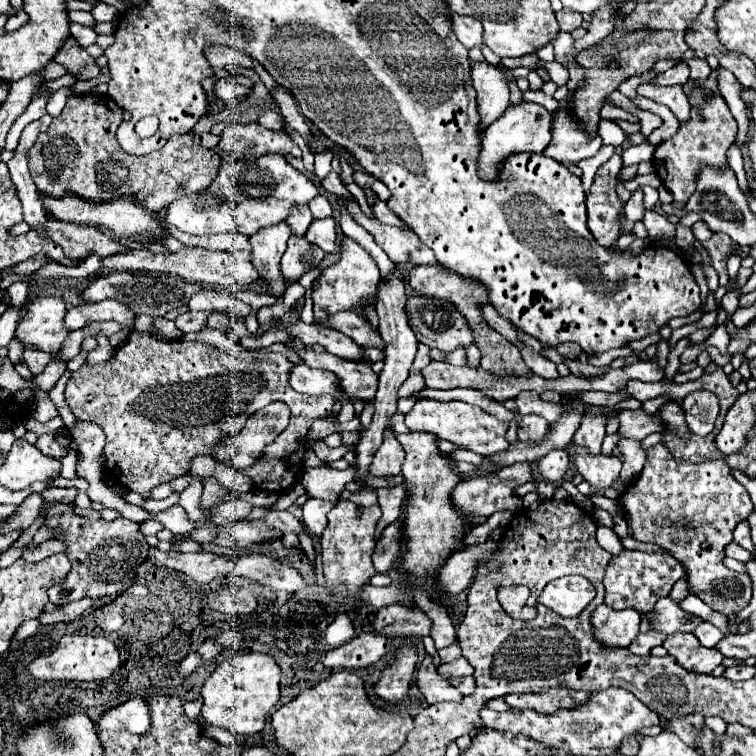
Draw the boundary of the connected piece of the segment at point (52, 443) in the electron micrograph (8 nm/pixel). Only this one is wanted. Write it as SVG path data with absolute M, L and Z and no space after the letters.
M42 434L36 442L36 448L46 456L54 456L56 460L62 460L68 454L68 450L64 446L60 446L50 434Z

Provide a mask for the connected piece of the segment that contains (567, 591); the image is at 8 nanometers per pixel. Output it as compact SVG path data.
M562 576L562 578L552 580L544 588L540 602L546 604L548 608L552 608L554 612L558 612L560 616L572 618L572 616L578 616L588 606L588 602L594 598L594 594L596 594L596 590L586 578Z

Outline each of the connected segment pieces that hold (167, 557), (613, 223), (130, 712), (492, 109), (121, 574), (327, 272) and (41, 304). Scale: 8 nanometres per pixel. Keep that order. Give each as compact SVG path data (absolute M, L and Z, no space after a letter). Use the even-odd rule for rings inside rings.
M152 548L148 562L152 562L154 566L182 570L182 572L190 574L198 584L210 582L216 576L228 576L234 570L234 562L226 560L224 556L216 556L216 554L208 554L208 552L178 554L174 550L160 552L158 548Z
M612 154L608 162L604 162L596 176L590 192L586 194L588 208L588 228L598 244L604 248L612 248L620 238L620 216L624 212L624 202L616 192L616 176L622 168L622 156Z
M136 696L110 708L98 718L100 730L128 730L132 734L146 734L150 730L150 710L146 702Z
M472 62L472 86L478 92L478 112L482 128L498 120L510 106L510 92L506 76L490 62Z
M44 504L48 506L46 524L58 528L58 536L68 544L66 556L72 562L72 570L66 576L64 584L52 586L48 590L48 598L52 604L70 604L80 598L104 598L122 594L134 580L136 568L146 562L150 546L144 542L144 536L138 532L138 524L126 518L116 518L114 522L106 520L88 520L80 518L72 512L68 504Z
M344 236L340 244L340 260L334 262L332 266L324 268L318 278L312 282L314 292L312 292L312 302L314 302L314 324L320 320L340 312L340 310L352 310L356 302L366 302L376 300L378 294L378 282L380 282L380 272L374 262L374 258L352 238Z
M34 296L16 328L16 338L26 348L38 346L44 352L56 354L70 334L64 324L64 314L66 304L58 296Z

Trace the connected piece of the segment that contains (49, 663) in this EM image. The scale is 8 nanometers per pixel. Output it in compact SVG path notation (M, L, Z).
M64 636L52 654L40 656L30 664L30 674L38 680L70 680L92 682L112 676L120 664L120 652L116 644L104 636Z

